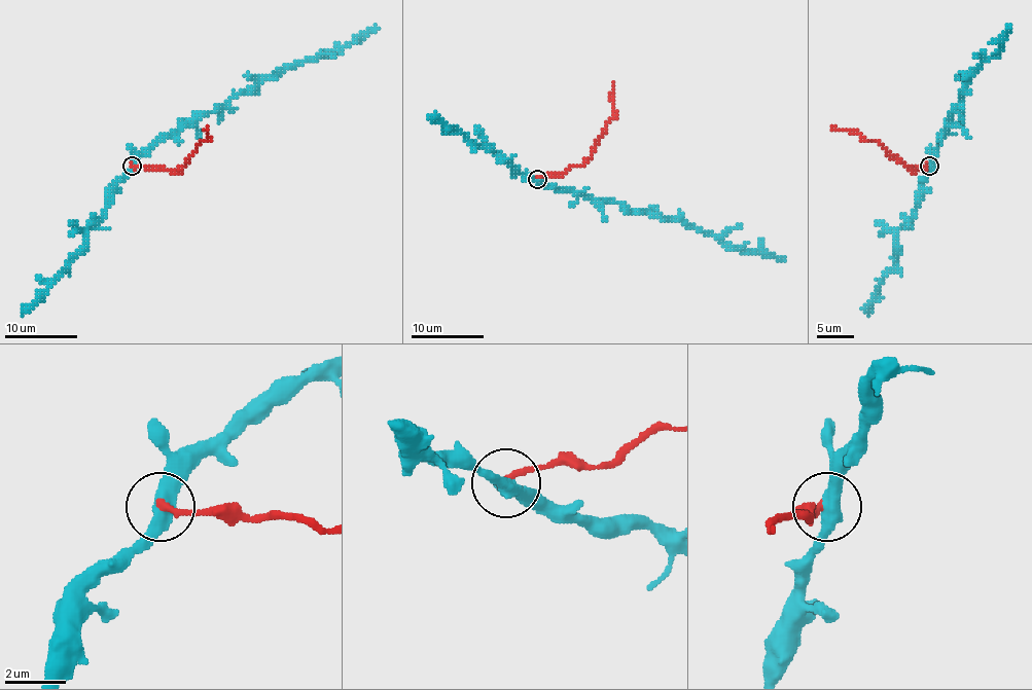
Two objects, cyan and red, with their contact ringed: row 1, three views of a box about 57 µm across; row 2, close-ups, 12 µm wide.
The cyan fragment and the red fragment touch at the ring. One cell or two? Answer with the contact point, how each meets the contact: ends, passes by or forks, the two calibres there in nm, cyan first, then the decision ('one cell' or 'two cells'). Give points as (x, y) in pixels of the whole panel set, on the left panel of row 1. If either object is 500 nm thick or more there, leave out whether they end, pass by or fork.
place (132, 166); cyan passes by; red ends; calibres 480 and 200 nm; two cells

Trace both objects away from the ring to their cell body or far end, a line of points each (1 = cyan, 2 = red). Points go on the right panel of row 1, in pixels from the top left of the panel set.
1: (929, 166), (936, 142), (955, 111), (967, 78), (996, 50), (1009, 27)
2: (927, 166), (913, 171), (880, 144), (832, 128)

